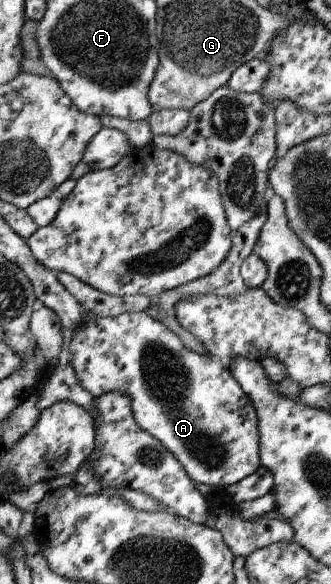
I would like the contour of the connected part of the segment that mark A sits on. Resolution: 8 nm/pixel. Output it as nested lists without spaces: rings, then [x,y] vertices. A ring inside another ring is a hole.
[[[91,311],[86,312],[84,325],[81,325],[79,329],[73,331],[72,338],[69,353],[71,353],[73,357],[71,357],[70,364],[74,367],[73,371],[75,372],[77,381],[79,381],[79,385],[96,398],[103,396],[104,393],[113,393],[113,391],[128,394],[128,396],[132,398],[132,409],[135,411],[137,425],[140,425],[142,430],[145,430],[147,433],[152,434],[154,438],[157,438],[165,449],[171,451],[171,453],[179,459],[181,466],[187,471],[192,481],[195,481],[197,484],[206,483],[207,485],[213,485],[215,487],[222,486],[224,491],[226,487],[231,487],[233,484],[239,483],[246,477],[252,476],[253,473],[262,466],[260,459],[260,417],[256,411],[256,406],[252,398],[244,392],[244,388],[240,382],[232,376],[232,372],[219,358],[215,358],[213,355],[207,353],[199,354],[186,348],[184,343],[174,332],[169,330],[158,320],[151,318],[145,311],[122,313],[115,317],[97,317],[97,313],[91,313]]]

